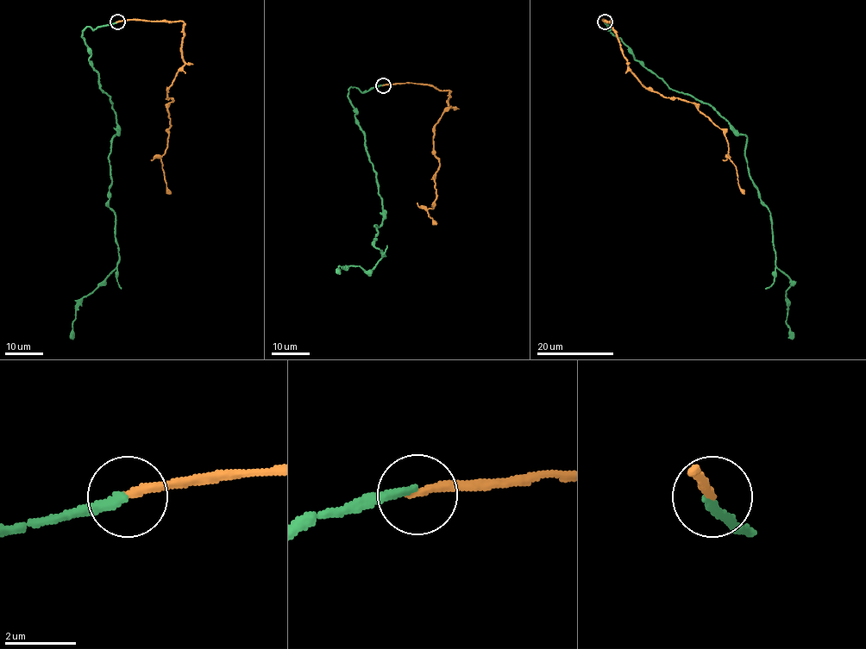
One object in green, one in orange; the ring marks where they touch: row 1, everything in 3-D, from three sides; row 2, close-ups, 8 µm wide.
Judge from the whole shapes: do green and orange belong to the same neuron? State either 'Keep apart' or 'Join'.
Keep apart

